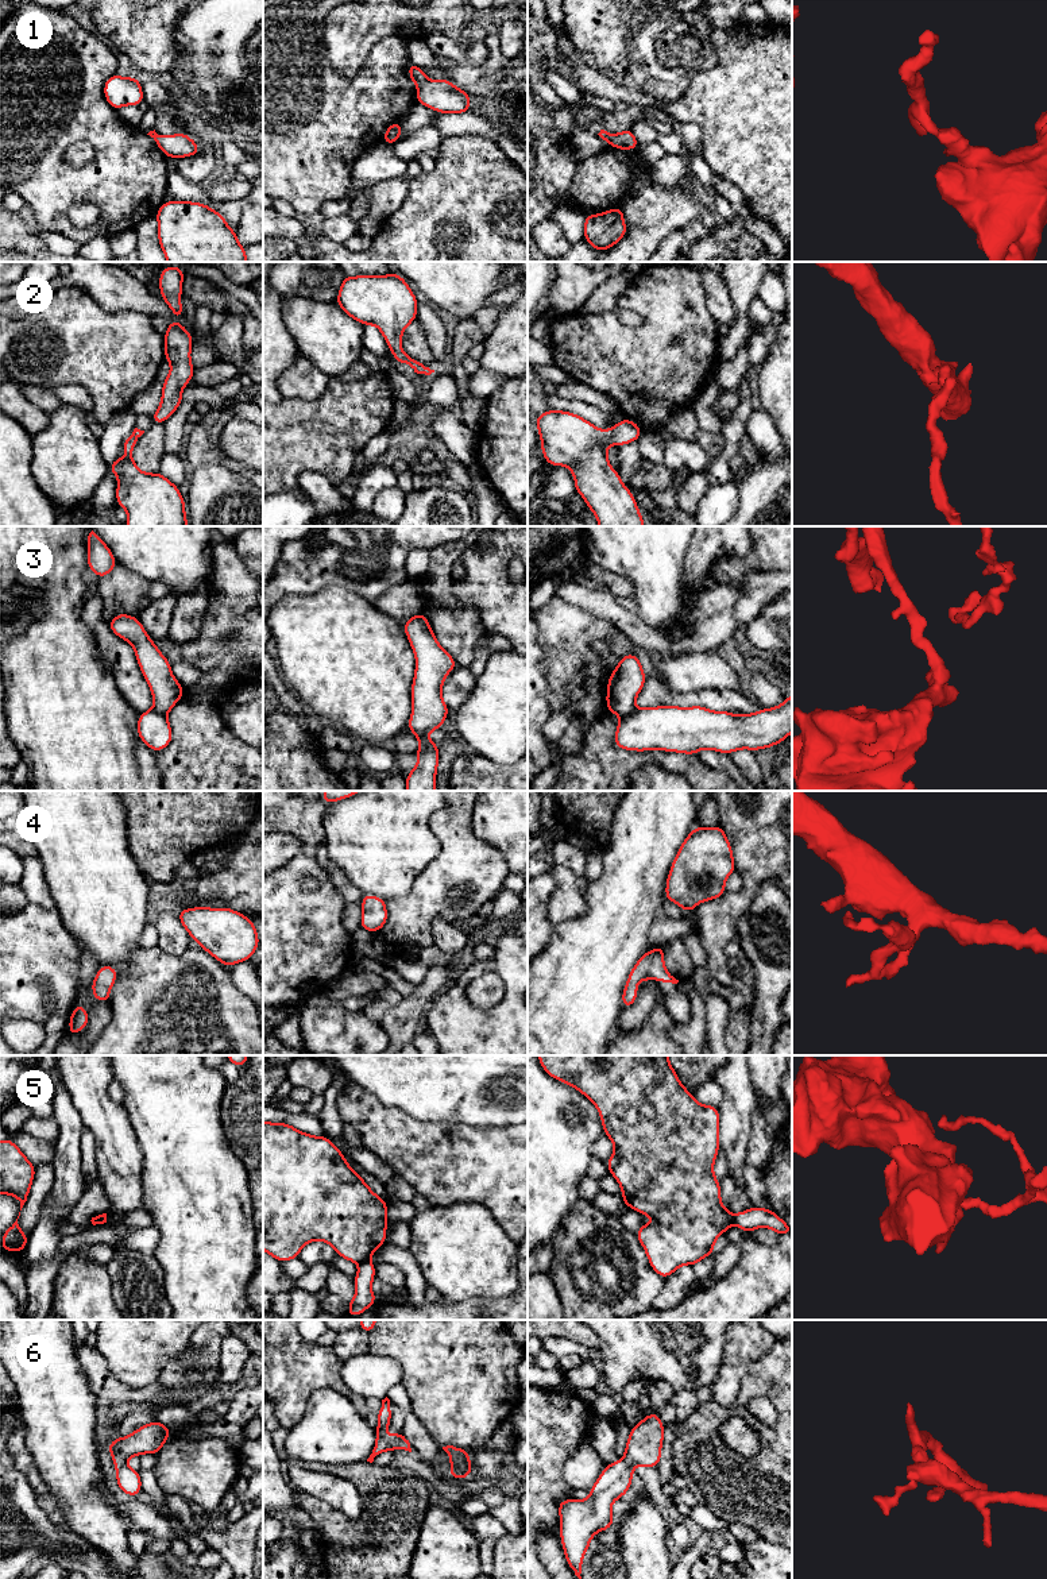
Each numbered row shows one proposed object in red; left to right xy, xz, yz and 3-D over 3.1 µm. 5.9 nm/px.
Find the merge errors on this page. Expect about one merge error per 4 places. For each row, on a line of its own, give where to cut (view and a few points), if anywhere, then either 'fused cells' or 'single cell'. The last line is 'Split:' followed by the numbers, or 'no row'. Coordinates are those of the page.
1: cut in yz along (614, 135), (610, 143); fused cells
2: no cut; single cell
3: cut in yz along (636, 709), (622, 717); fused cells
4: no cut; single cell
5: cut in xz along (367, 1259), (359, 1263); fused cells
6: no cut; single cell
Split: 1, 3, 5

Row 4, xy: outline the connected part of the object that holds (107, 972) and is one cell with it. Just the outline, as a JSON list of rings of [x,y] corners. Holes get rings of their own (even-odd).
[[[100,966],[92,982],[92,993],[97,1001],[109,1003],[111,988],[116,978],[117,970],[113,966]]]

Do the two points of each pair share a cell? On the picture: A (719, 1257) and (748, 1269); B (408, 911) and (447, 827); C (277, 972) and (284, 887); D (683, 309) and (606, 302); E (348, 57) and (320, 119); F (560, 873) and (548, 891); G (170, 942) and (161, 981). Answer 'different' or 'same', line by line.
A: different
B: same
C: same
D: different
E: different
F: different
G: different

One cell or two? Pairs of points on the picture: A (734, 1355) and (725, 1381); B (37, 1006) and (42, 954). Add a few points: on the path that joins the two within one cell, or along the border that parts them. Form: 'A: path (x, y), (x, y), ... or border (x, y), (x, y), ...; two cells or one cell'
A: path (734, 1362), (731, 1374); one cell
B: path (31, 993), (31, 966); one cell

